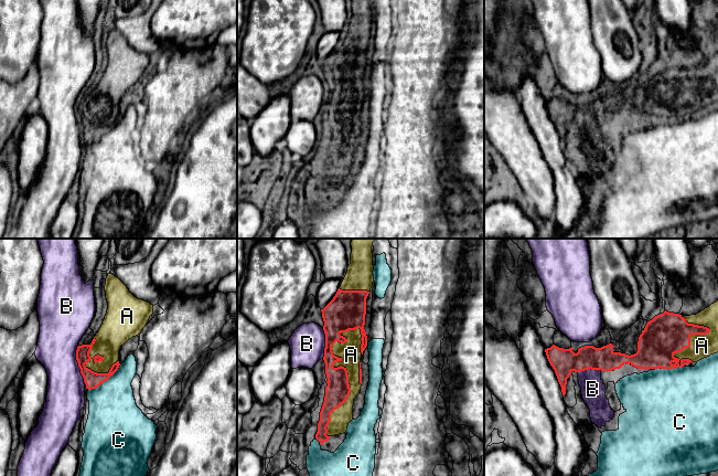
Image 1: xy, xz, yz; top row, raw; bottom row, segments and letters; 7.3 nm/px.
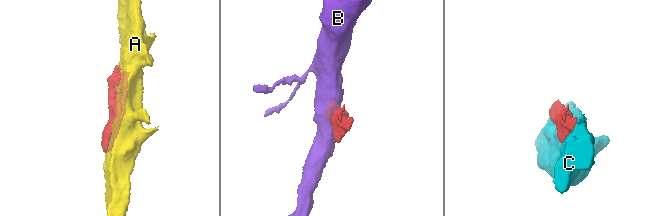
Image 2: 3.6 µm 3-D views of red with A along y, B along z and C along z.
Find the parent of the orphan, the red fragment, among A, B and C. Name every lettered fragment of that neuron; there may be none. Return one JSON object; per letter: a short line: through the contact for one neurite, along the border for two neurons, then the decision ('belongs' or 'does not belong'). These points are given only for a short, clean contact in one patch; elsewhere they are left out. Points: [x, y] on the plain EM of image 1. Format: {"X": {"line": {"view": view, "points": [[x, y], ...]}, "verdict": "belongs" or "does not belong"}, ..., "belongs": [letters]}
{"A": {"verdict": "belongs"}, "B": {"line": {"view": "xy", "points": [[77, 98], [76, 114], [85, 136]]}, "verdict": "does not belong"}, "C": {"verdict": "does not belong"}, "belongs": ["A"]}

